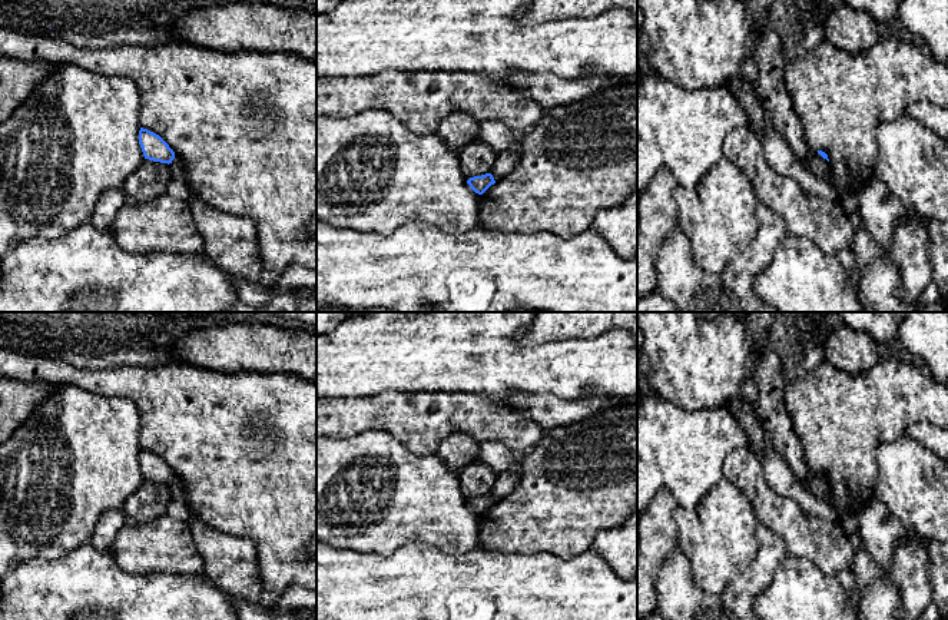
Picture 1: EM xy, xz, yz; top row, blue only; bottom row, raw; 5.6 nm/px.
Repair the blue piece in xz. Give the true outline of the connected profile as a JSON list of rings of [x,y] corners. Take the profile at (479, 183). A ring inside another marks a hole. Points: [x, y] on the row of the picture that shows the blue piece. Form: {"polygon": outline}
{"polygon": [[[485,173],[481,176],[470,178],[467,183],[475,193],[483,195],[491,185],[495,183],[495,180],[491,173]]]}

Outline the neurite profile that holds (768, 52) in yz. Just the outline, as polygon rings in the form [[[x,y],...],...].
[[[768,21],[759,26],[752,43],[759,80],[755,86],[768,119],[788,142],[796,159],[805,165],[813,150],[805,140],[801,120],[785,86],[786,57],[779,34]]]

